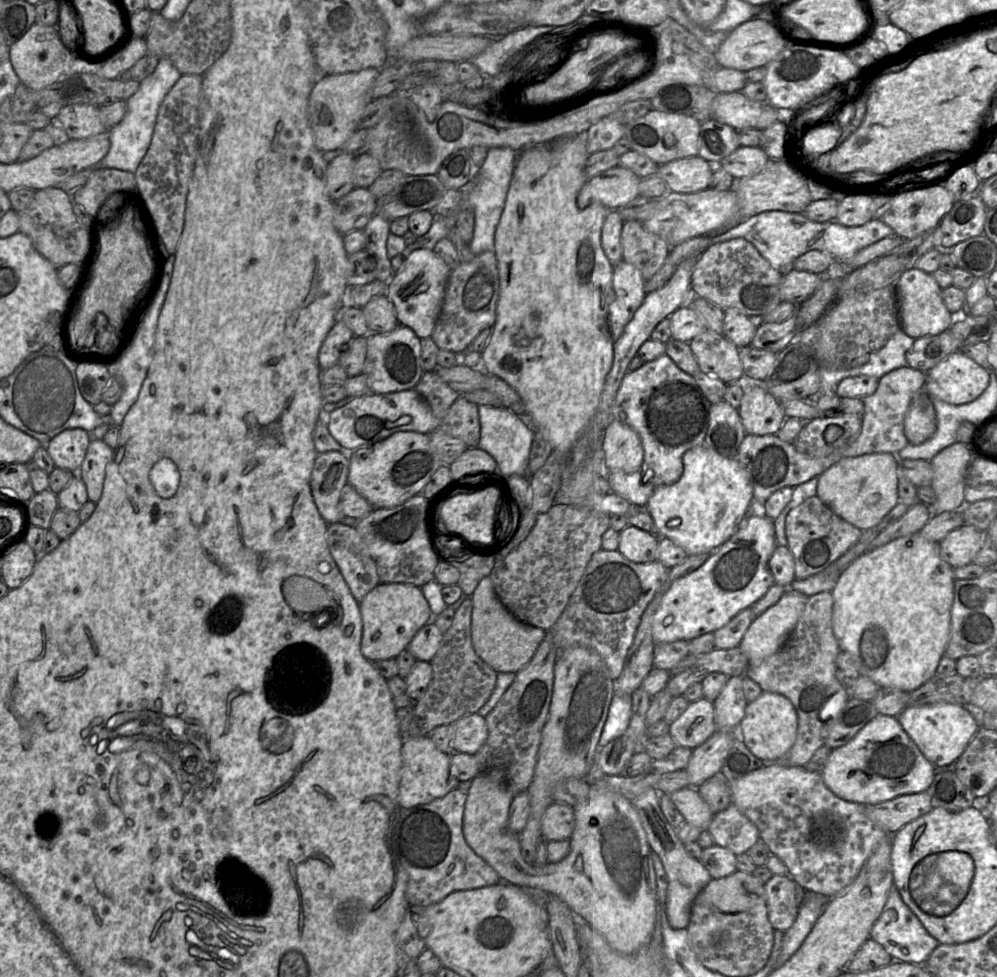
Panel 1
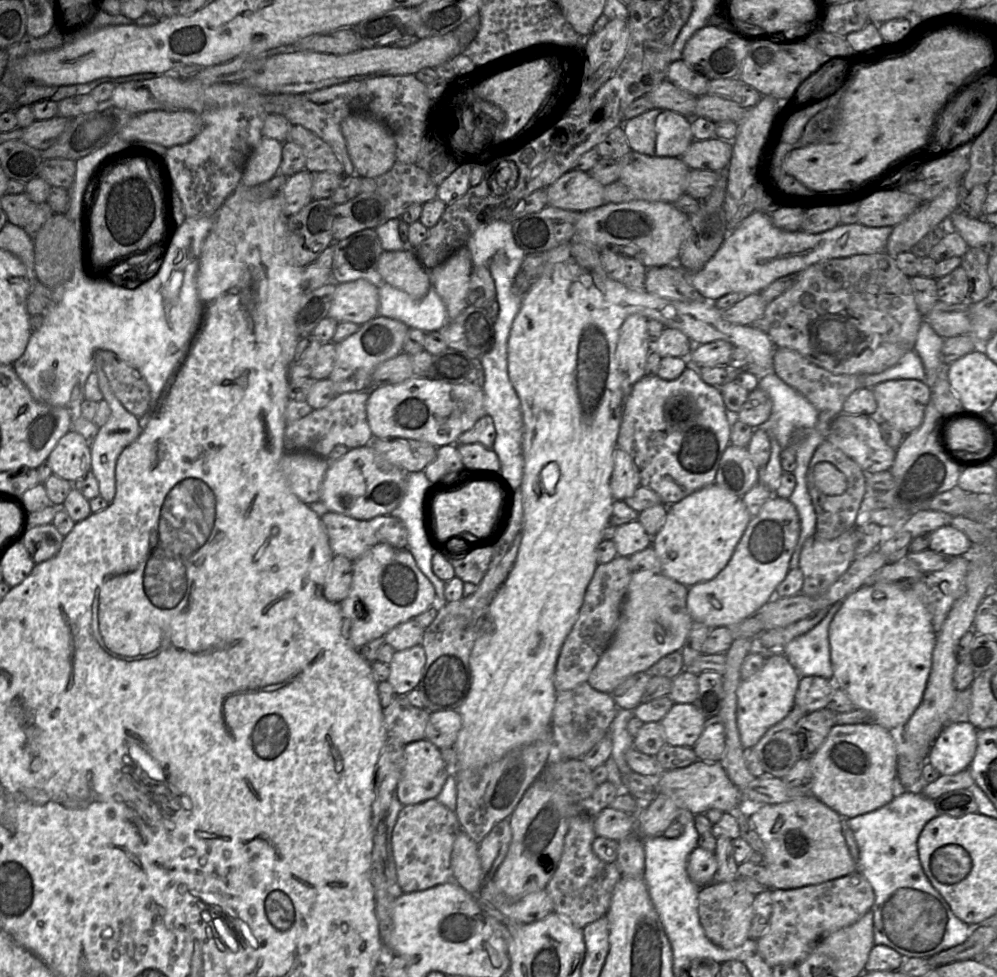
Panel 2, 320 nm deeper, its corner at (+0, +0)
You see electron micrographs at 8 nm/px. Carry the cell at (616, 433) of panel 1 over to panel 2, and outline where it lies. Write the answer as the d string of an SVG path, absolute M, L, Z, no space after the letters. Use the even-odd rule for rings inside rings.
M617 447L614 451L614 469L610 479L610 488L614 500L624 500L632 496L639 485L638 468L630 455Z

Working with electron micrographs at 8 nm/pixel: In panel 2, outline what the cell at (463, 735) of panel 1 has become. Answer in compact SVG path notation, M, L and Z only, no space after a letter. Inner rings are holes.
M458 711L432 712L425 729L425 739L438 749L453 747L461 727L462 718Z

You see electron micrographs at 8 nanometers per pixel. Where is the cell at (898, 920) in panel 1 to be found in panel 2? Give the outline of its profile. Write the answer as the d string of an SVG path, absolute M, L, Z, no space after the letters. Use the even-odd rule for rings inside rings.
M904 792L875 811L844 820L845 826L852 830L860 851L858 871L871 883L875 893L875 902L871 908L874 943L887 945L908 958L929 958L957 946L980 926L967 924L953 913L944 897L931 884L921 865L918 839L925 825L937 815L935 800L921 792Z

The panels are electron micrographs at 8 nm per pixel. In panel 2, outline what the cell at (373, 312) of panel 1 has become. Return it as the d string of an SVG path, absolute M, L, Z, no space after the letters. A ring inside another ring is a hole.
M365 279L337 284L328 316L338 323L362 325L378 315L378 287Z

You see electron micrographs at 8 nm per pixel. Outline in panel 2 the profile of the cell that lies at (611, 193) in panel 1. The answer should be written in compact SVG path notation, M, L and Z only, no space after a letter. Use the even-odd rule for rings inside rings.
M573 169L549 185L546 192L550 206L585 212L606 204L604 189L589 173Z

